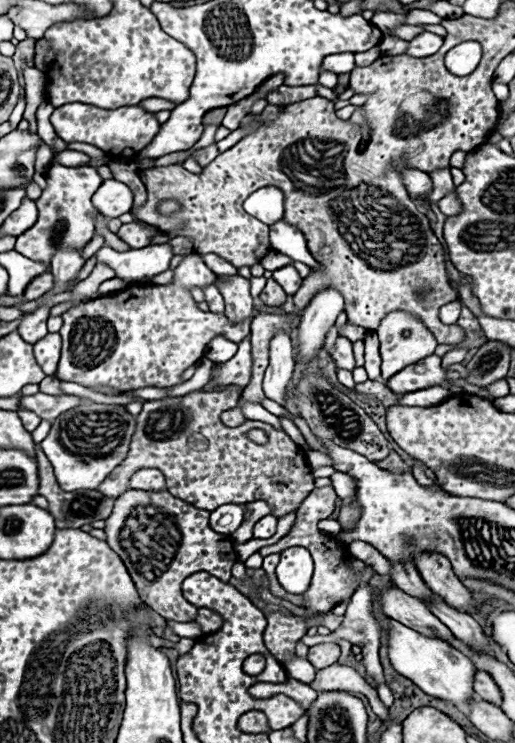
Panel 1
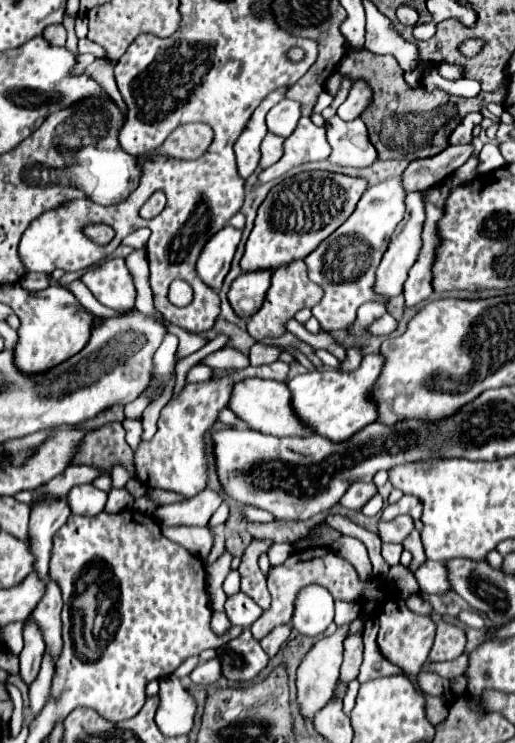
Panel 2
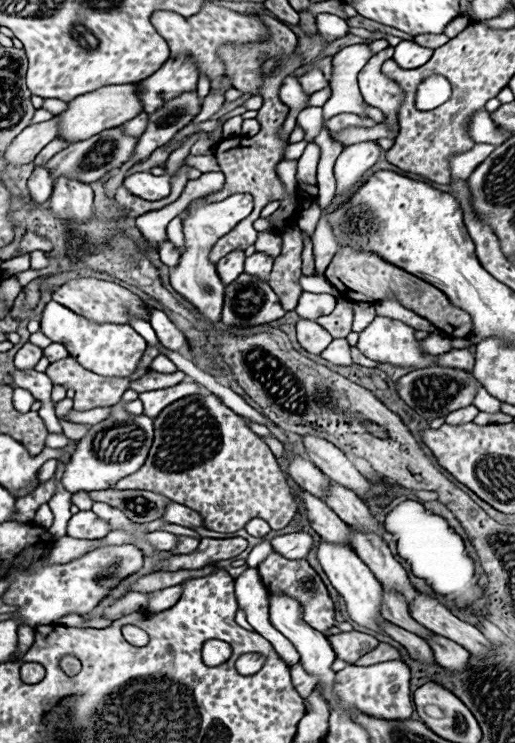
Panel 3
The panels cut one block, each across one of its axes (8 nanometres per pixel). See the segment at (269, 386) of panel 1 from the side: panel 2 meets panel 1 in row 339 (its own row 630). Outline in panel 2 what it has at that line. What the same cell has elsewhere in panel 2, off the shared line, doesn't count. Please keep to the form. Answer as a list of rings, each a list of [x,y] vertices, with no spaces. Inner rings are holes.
[[[278,626],[278,628],[274,628],[266,638],[260,640],[264,652],[266,652],[270,658],[276,656],[278,650],[280,650],[280,646],[286,642],[288,634],[290,634],[290,626]]]

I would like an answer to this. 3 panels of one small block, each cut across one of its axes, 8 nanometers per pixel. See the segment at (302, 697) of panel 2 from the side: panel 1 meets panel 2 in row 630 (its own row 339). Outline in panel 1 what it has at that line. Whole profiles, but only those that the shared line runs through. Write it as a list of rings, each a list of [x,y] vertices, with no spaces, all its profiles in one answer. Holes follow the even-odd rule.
[[[338,336],[332,350],[330,350],[330,356],[336,364],[336,368],[346,368],[346,370],[354,370],[354,356],[352,356],[352,342],[348,338],[342,338]]]

